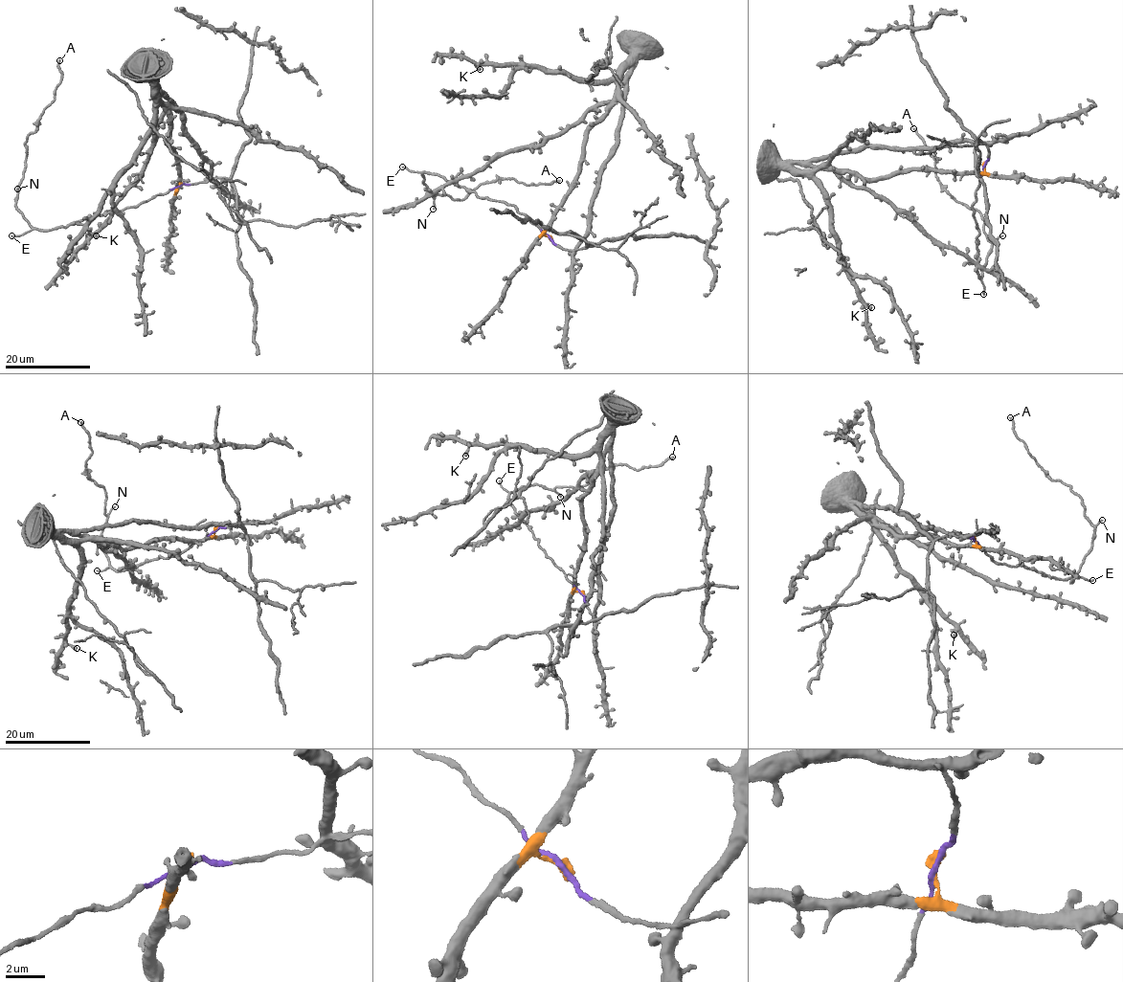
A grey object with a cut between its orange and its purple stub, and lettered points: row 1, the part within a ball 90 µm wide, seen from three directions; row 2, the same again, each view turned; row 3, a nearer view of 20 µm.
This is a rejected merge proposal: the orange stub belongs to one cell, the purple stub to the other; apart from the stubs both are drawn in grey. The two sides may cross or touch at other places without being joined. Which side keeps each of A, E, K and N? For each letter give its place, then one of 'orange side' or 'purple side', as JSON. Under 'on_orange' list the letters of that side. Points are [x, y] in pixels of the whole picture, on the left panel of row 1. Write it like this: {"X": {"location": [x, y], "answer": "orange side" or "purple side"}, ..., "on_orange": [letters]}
{"A": {"location": [59, 60], "answer": "purple side"}, "E": {"location": [11, 235], "answer": "purple side"}, "K": {"location": [96, 235], "answer": "orange side"}, "N": {"location": [17, 189], "answer": "purple side"}, "on_orange": ["K"]}

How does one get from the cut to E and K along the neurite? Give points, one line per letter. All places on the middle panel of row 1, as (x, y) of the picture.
E: (549, 237), (511, 205), (483, 198), (437, 174), (402, 167)
K: (549, 237), (545, 231), (572, 182), (585, 135), (617, 86), (536, 68), (483, 63), (480, 69)

